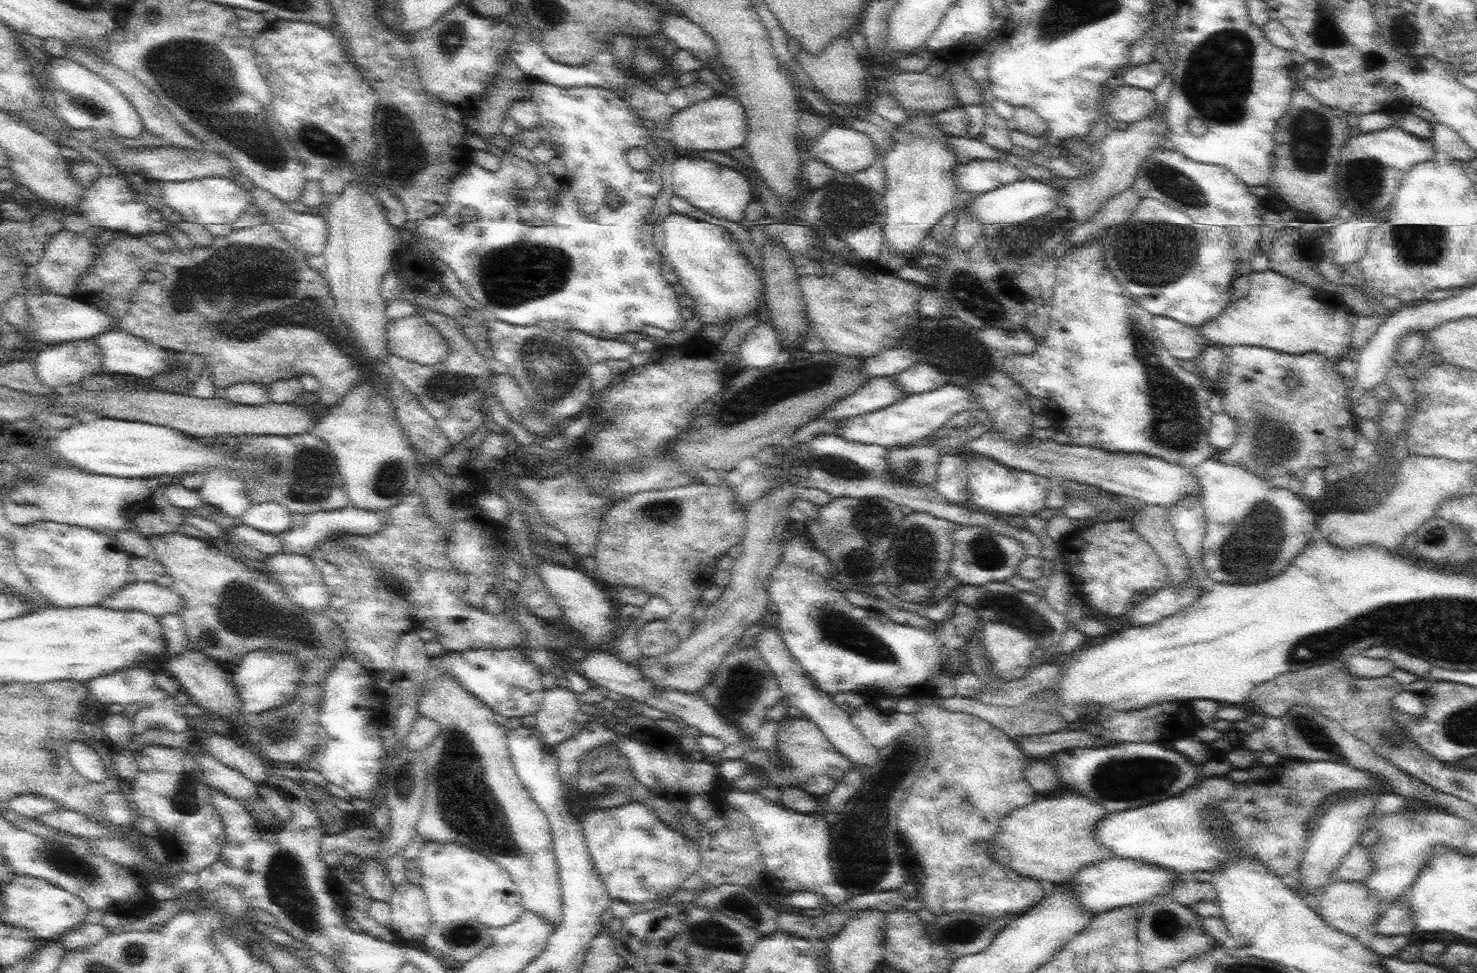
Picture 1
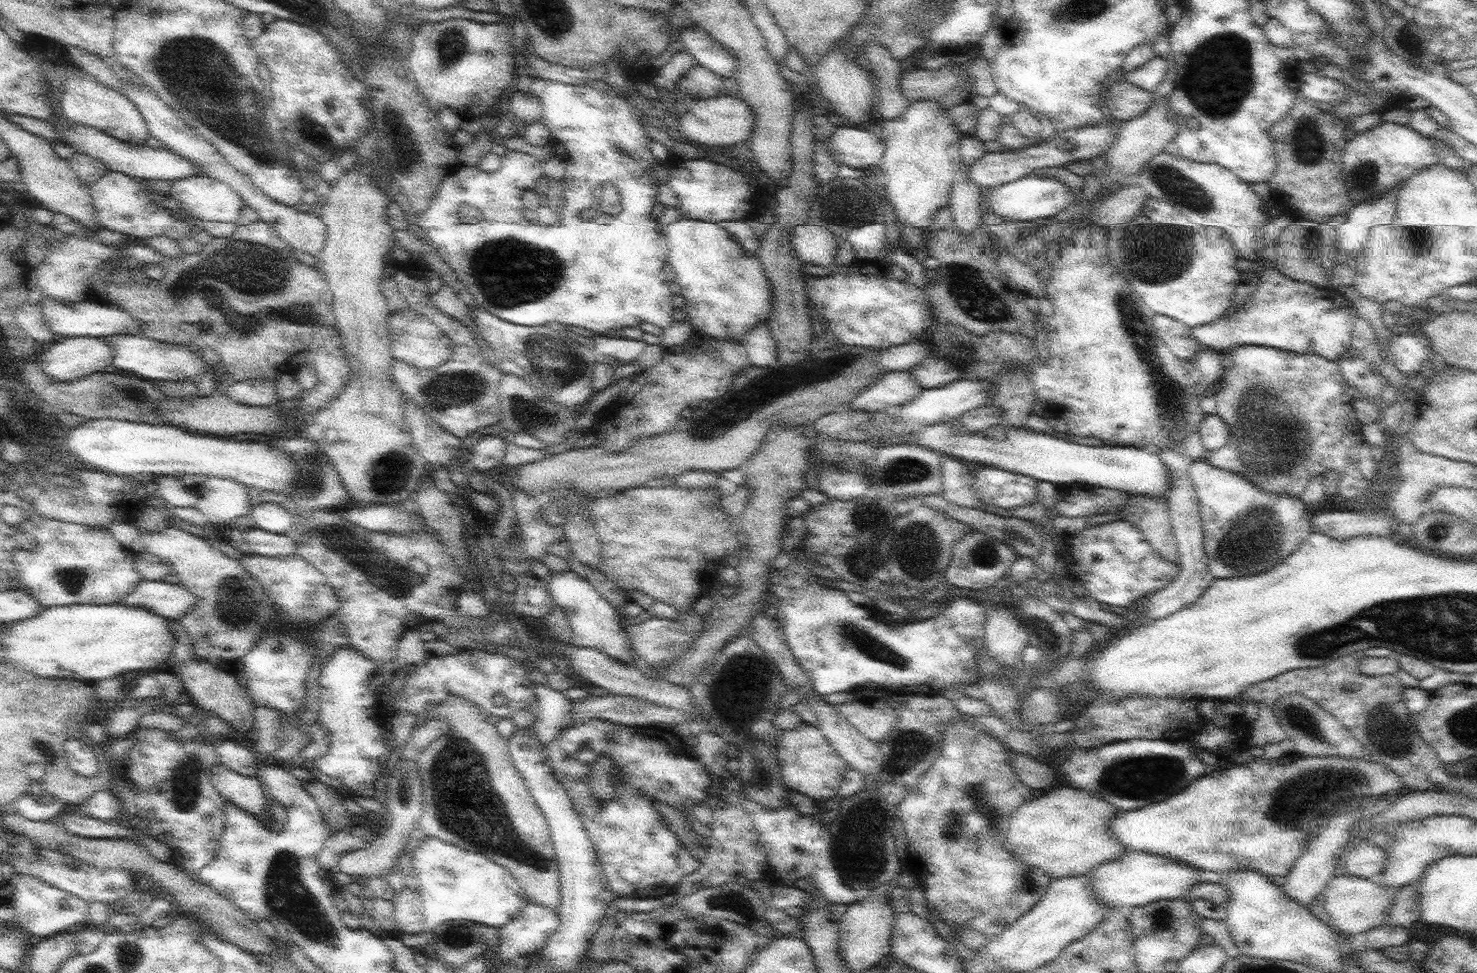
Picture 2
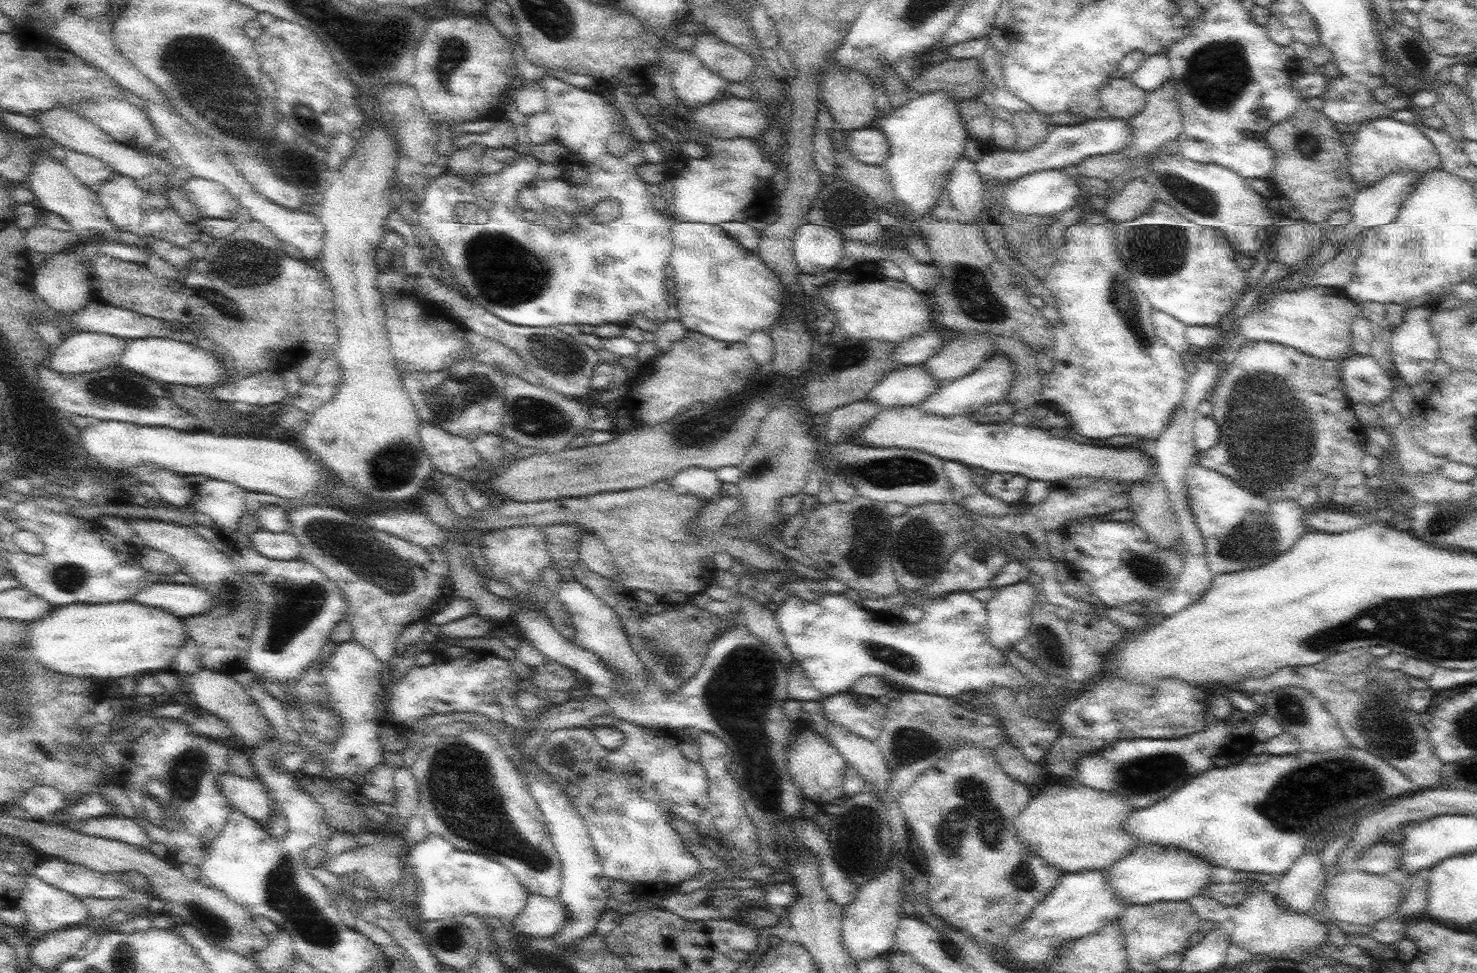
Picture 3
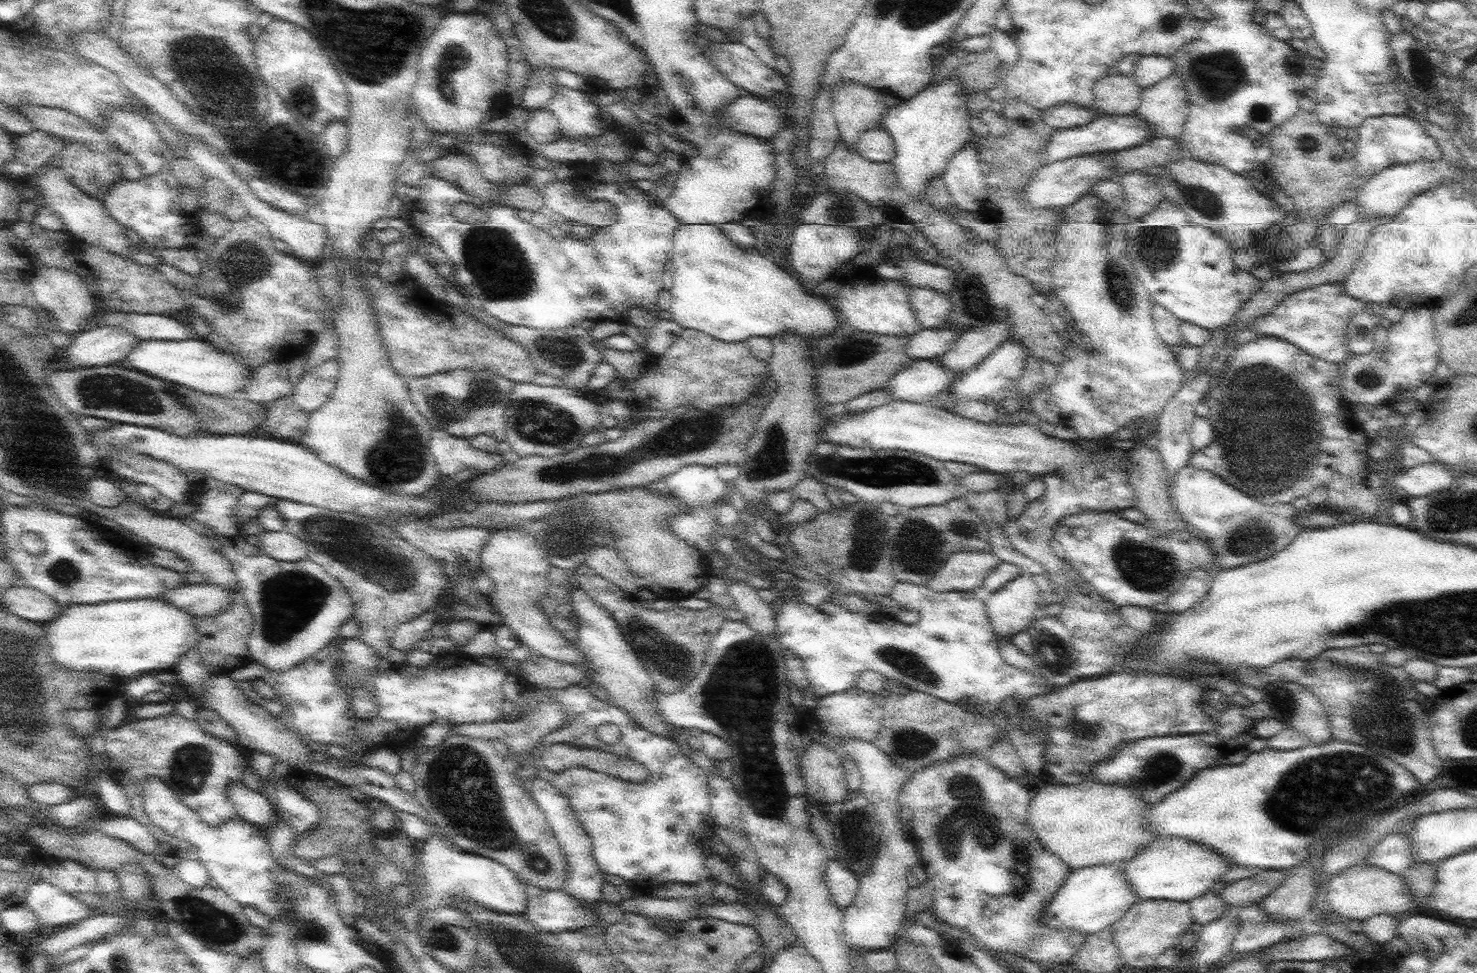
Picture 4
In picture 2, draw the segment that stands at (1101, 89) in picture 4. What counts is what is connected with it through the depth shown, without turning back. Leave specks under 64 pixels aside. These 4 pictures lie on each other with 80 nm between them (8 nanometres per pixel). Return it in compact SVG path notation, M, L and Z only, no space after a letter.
M1115 81L1108 92L1107 111L1123 122L1138 118L1150 108L1154 94L1128 81Z

